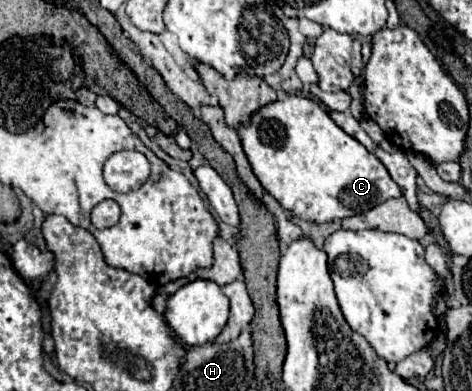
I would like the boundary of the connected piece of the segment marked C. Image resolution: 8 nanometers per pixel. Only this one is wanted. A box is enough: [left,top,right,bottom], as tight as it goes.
[239,94,401,222]

